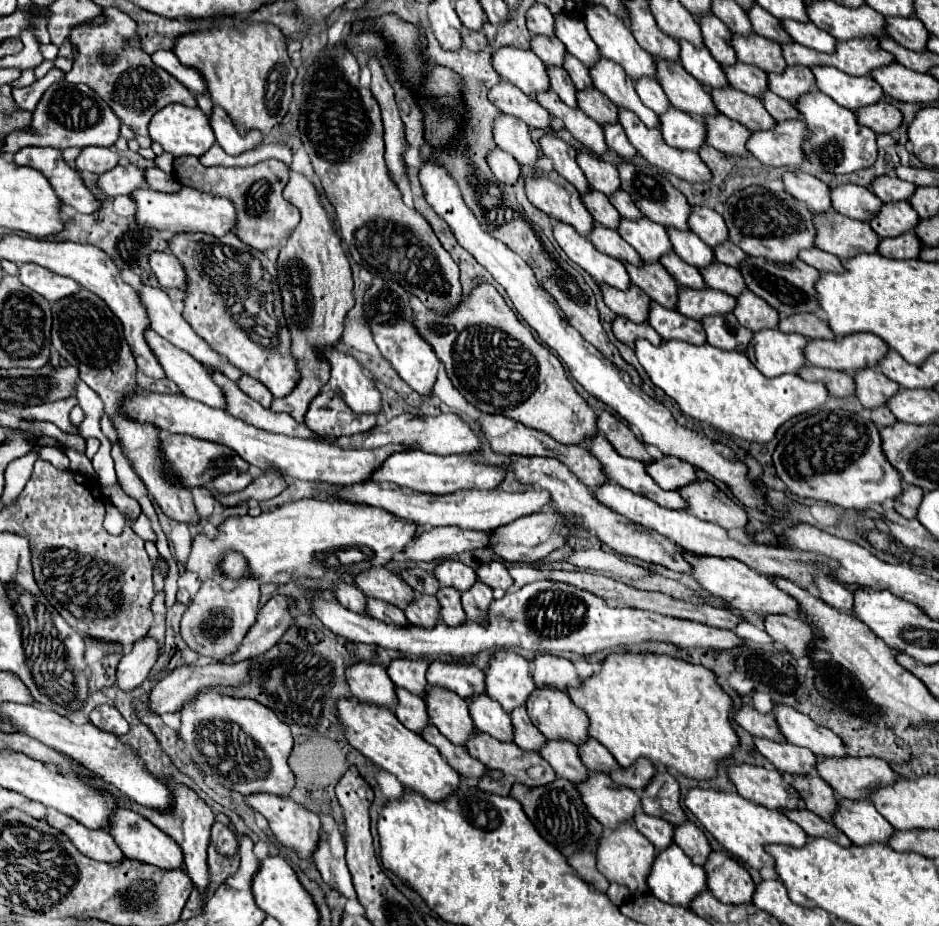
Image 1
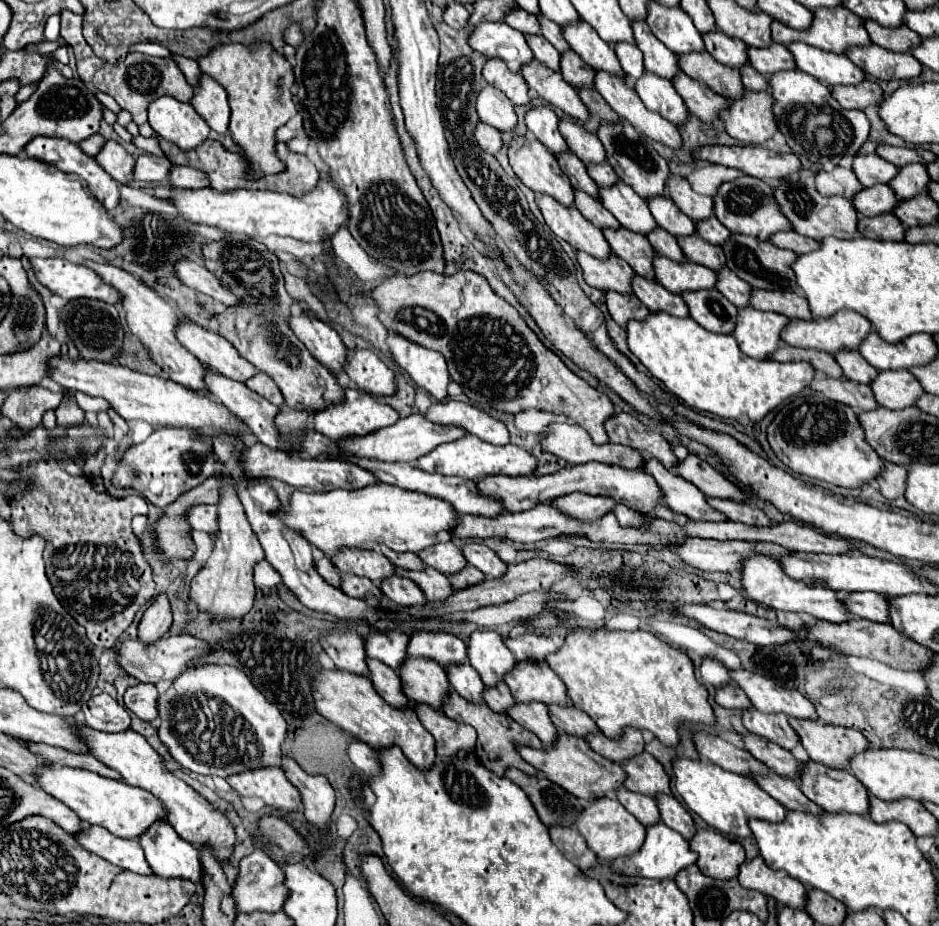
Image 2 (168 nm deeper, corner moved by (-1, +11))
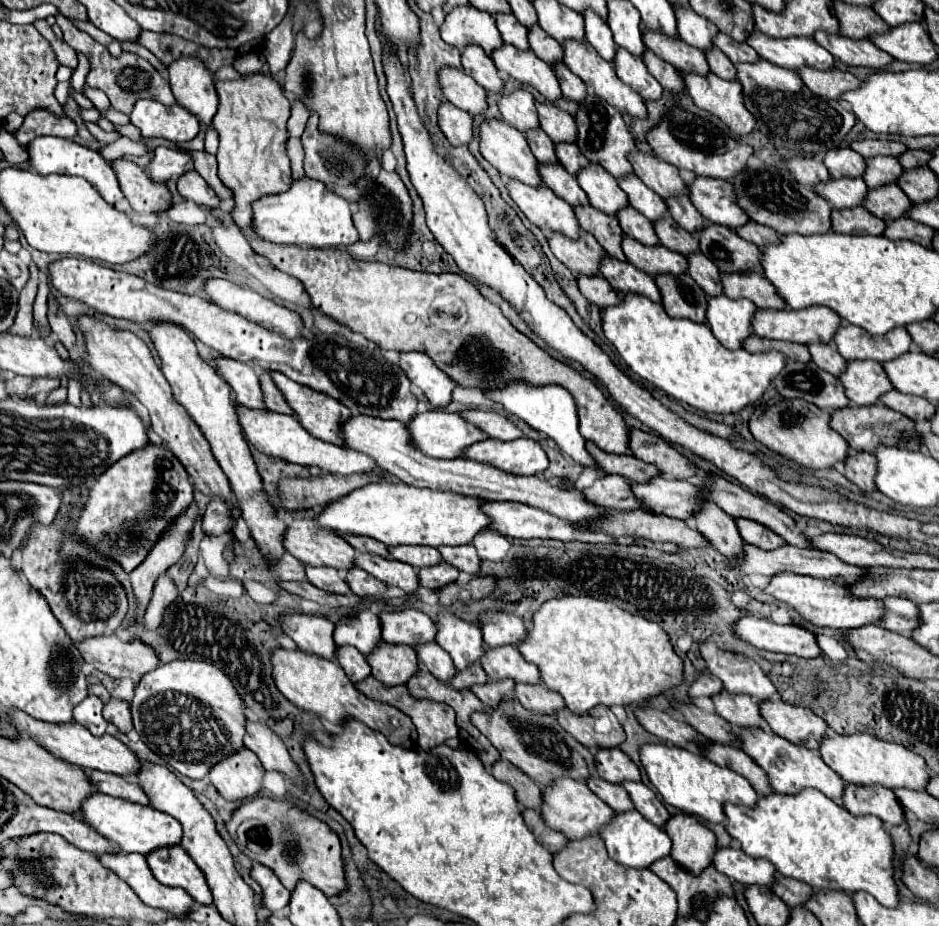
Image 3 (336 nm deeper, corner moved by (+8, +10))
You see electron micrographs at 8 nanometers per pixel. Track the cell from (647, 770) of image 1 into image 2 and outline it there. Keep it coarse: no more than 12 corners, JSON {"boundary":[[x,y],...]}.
{"boundary":[[623,729],[615,741],[601,731],[589,733],[587,743],[611,761],[643,753],[639,729]]}

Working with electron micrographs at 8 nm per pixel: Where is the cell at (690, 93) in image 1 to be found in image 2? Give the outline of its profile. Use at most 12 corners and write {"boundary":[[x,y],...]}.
{"boundary":[[633,21],[647,71],[673,79],[681,69],[645,21]]}

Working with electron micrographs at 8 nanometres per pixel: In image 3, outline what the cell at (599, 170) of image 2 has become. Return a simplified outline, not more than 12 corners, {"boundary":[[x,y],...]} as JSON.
{"boundary":[[576,144],[556,146],[560,164],[578,174],[590,160]]}

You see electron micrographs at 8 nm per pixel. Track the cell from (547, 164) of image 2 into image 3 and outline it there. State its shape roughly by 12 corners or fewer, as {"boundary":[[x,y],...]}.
{"boundary":[[482,122],[480,152],[506,178],[544,184],[526,136]]}

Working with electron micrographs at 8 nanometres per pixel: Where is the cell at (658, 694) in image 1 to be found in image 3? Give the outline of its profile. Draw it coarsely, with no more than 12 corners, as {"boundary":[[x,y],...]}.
{"boundary":[[548,600],[520,652],[568,710],[684,682],[656,622]]}

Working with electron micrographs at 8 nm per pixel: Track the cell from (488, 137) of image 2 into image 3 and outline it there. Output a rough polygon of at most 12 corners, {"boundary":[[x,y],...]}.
{"boundary":[[440,106],[440,128],[452,146],[474,138],[472,116]]}

